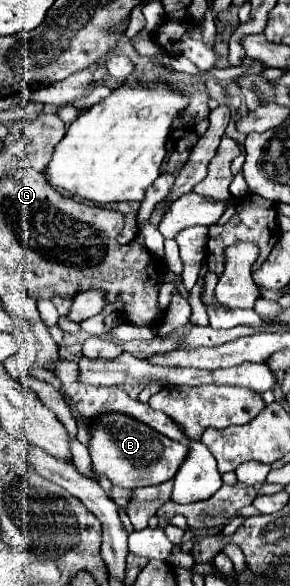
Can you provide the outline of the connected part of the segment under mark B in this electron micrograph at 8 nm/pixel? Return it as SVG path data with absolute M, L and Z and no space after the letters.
M104 414L104 418L96 418L88 430L88 452L92 458L92 470L96 474L106 476L118 488L144 488L162 484L174 478L182 460L186 458L186 444L172 442L156 430L144 426L144 422L136 422L126 414Z

